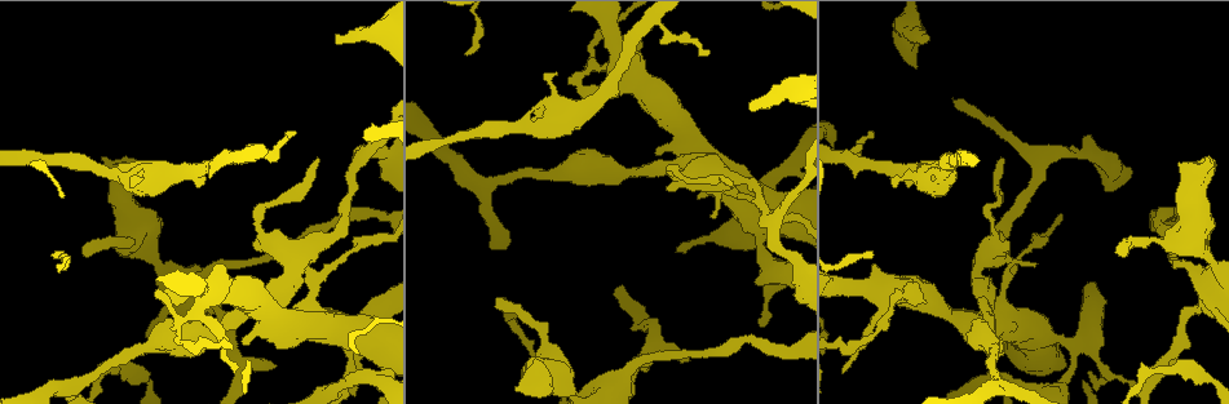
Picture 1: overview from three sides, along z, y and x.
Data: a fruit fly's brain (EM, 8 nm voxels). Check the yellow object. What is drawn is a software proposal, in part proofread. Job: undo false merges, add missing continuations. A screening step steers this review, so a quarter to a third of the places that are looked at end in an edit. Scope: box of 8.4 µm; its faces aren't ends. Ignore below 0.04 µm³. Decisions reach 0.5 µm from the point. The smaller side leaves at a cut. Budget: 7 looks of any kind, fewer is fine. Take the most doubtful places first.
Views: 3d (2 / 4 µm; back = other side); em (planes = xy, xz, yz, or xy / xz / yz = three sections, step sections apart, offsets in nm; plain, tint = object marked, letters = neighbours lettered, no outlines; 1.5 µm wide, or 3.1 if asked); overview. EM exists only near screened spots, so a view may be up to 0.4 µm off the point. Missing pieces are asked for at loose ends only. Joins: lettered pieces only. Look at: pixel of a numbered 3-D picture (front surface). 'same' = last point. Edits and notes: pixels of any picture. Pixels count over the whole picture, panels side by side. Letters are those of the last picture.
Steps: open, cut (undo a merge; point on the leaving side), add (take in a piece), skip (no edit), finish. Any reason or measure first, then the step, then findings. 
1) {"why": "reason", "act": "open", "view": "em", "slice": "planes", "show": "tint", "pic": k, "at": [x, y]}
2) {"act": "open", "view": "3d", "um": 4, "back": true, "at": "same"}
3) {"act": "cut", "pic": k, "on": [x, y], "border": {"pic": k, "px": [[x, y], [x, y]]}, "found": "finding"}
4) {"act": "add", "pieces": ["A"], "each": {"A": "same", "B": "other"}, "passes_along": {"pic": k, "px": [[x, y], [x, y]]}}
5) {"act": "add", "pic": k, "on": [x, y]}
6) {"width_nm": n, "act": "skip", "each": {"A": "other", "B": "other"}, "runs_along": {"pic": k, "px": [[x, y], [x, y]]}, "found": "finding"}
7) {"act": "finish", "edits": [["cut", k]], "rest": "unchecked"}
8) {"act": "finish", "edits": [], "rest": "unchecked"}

{"why": "branch point", "act": "open", "view": "3d", "um": 2, "pic": 1, "at": [1038, 170]}

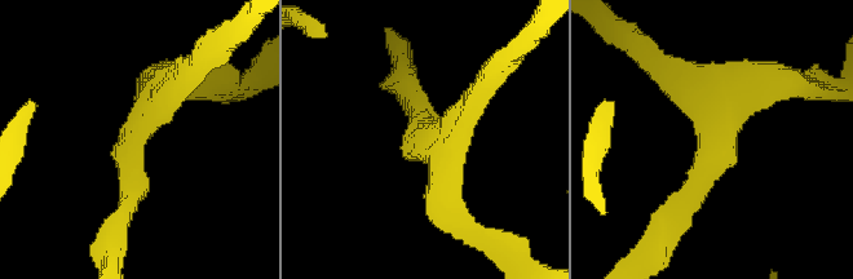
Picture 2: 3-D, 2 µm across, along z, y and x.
{"arms": 3, "arm_widths_nm": [160, 200, 200], "act": "open", "view": "em", "slice": "yz", "step": 8, "show": "tint", "pic": 2, "at": [137, 131]}

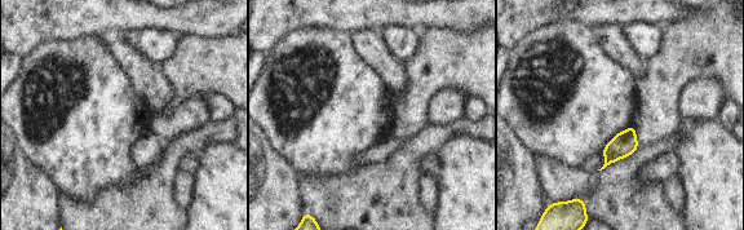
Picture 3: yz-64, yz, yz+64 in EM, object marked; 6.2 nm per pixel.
{"why": "another direction", "act": "open", "view": "em", "slice": "planes", "show": "letters", "at": "same"}

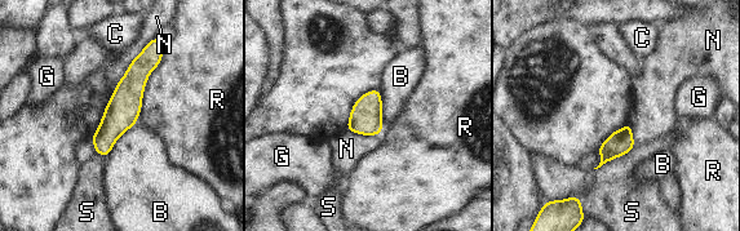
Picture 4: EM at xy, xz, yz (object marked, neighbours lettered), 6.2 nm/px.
{"act": "skip", "each": {"B": "other", "C": "other", "G": "other", "N": "other", "R": "other", "S": "other"}, "border": {"pic": 4, "px": [[136, 123], [115, 142], [105, 158]]}, "found": "continuous, no second neuron"}

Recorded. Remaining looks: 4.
{"why": "thin end", "act": "open", "view": "em", "slice": "xz", "step": 8, "show": "tint", "pic": 1, "at": [871, 133]}

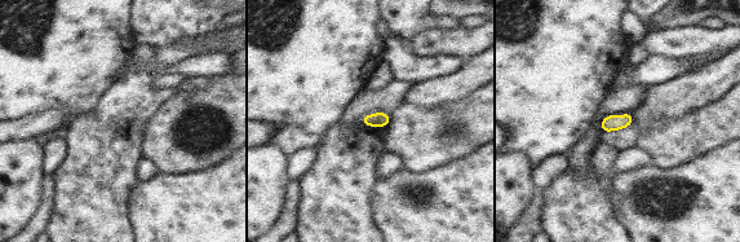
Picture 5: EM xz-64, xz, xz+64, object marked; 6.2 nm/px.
{"act": "open", "view": "em", "slice": "planes", "show": "tint", "at": "same"}

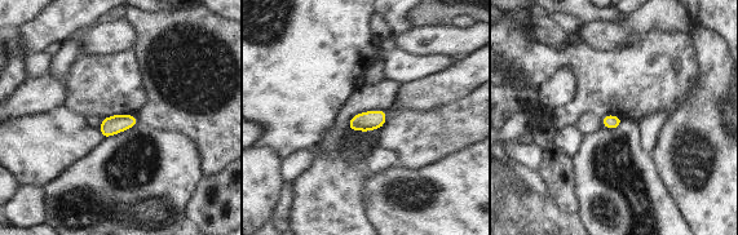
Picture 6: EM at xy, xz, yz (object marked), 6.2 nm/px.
{"why": "see the neighbours", "act": "open", "view": "em", "slice": "planes", "show": "letters", "at": "same"}

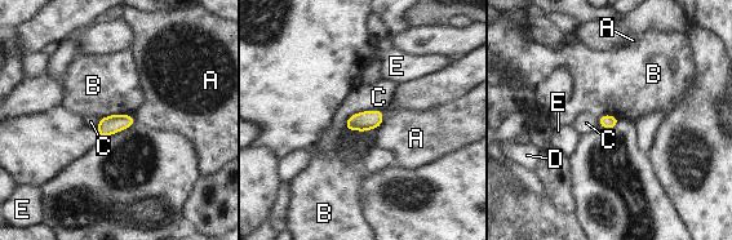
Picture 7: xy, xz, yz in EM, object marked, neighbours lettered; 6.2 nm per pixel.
{"act": "skip", "each": {"A": "other", "B": "other", "C": "other", "D": "other", "E": "other"}, "border": {"pic": 7, "px": [[132, 114], [110, 114], [100, 119]]}, "found": "no lettered piece goes on from it"}

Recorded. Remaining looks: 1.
{"act": "finish", "edits": [], "rest": "unchecked"}

